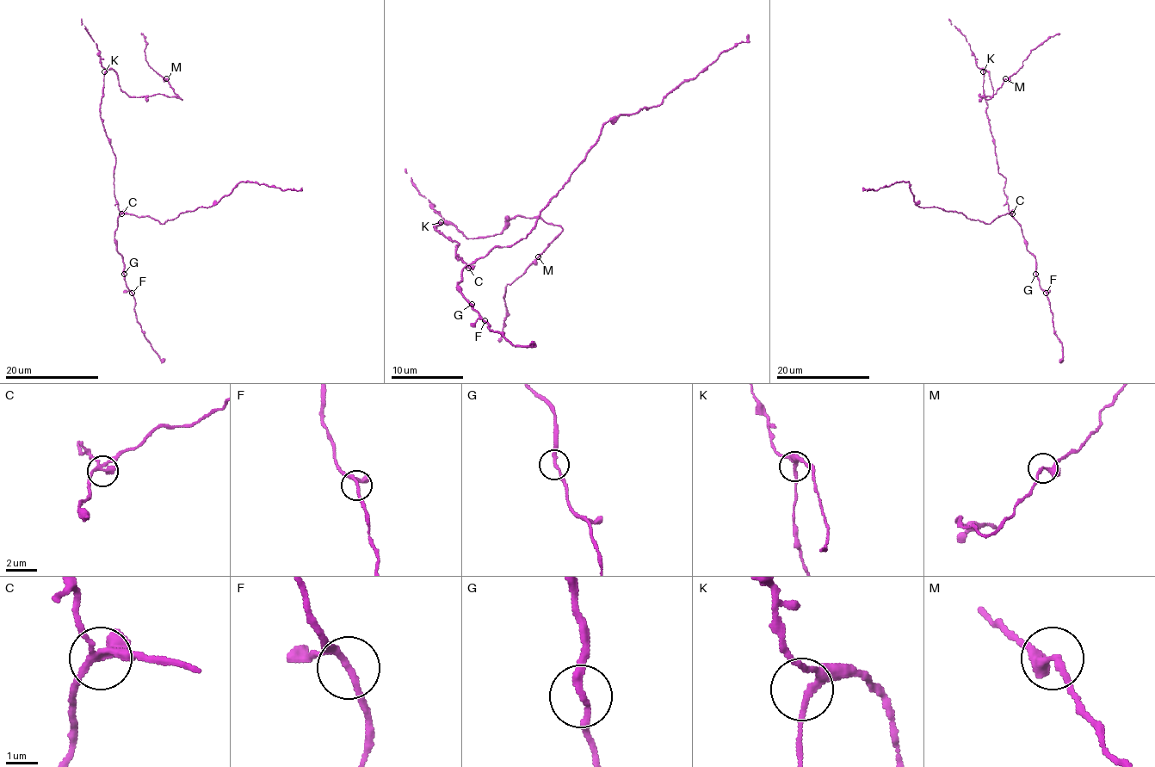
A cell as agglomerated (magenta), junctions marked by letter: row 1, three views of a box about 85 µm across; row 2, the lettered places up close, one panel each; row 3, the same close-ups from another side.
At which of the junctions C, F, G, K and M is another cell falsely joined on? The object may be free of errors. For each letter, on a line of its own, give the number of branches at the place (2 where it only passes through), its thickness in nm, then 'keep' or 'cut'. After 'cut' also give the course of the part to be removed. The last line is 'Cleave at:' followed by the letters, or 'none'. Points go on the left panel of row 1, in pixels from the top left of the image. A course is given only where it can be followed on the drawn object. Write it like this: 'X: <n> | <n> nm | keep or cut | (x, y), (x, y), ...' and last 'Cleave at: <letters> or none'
C: 3 | 280 nm | keep
F: 3 | 170 nm | keep
G: 2 | 200 nm | keep
K: 3 | 200 nm | keep
M: 3 | 200 nm | keep
Cleave at: none

